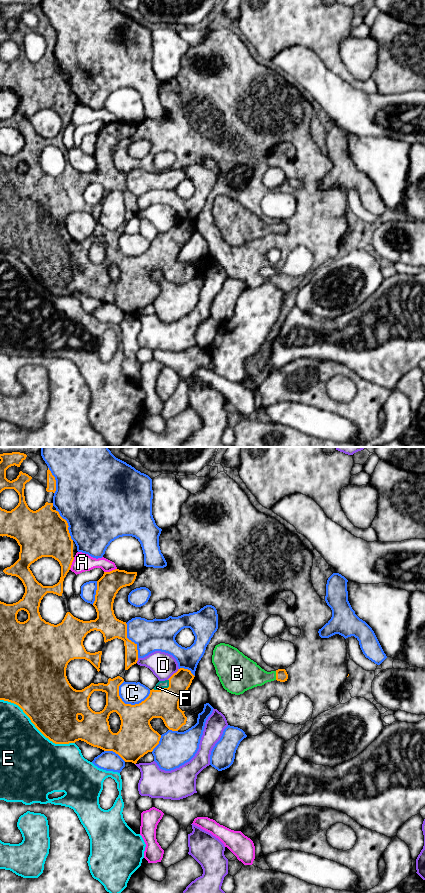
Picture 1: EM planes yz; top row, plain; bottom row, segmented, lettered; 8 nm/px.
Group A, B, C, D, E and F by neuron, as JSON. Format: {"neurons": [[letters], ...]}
{"neurons": [["A"], ["B", "F"], ["C"], ["D"], ["E"]]}

